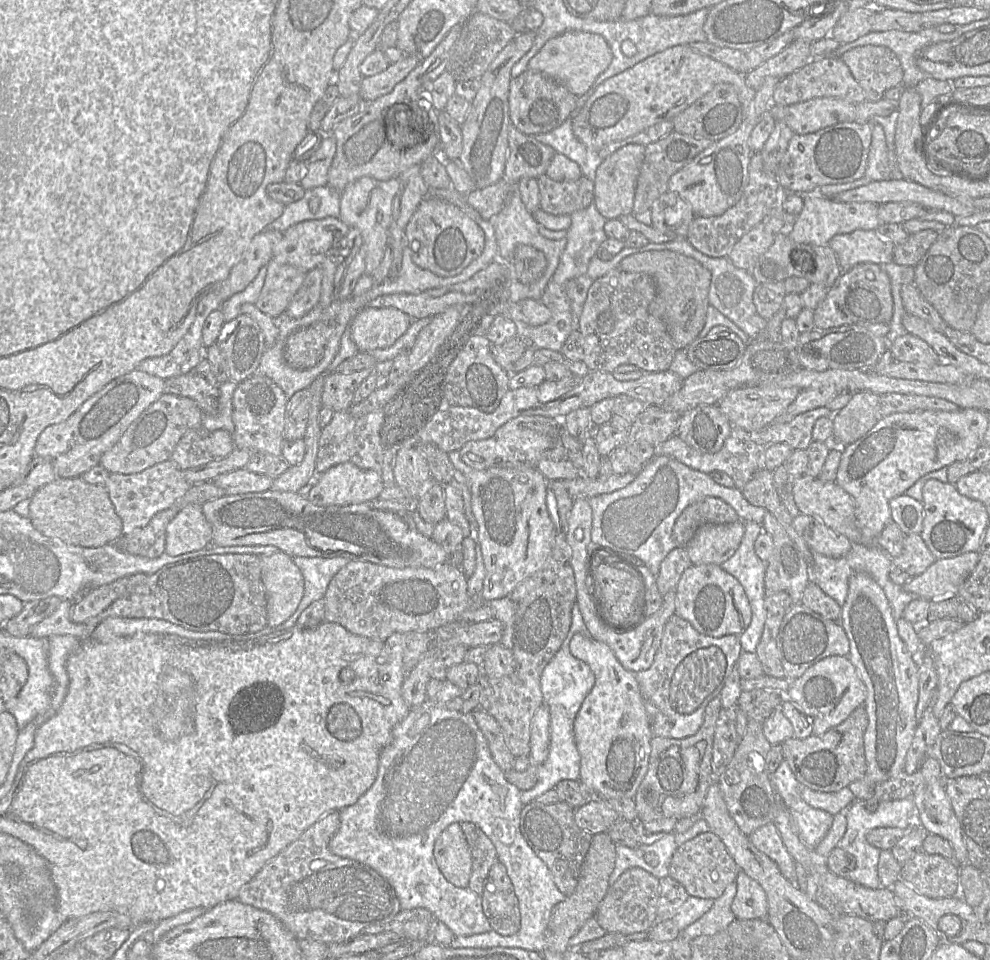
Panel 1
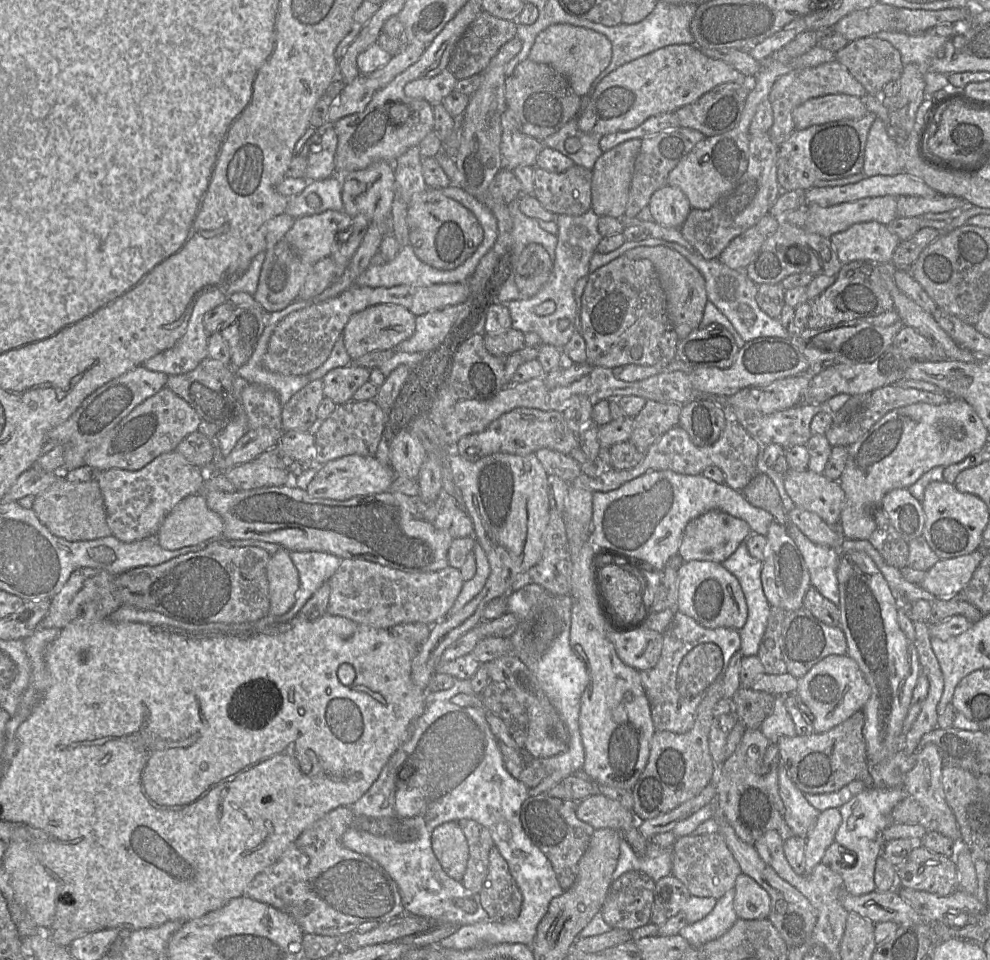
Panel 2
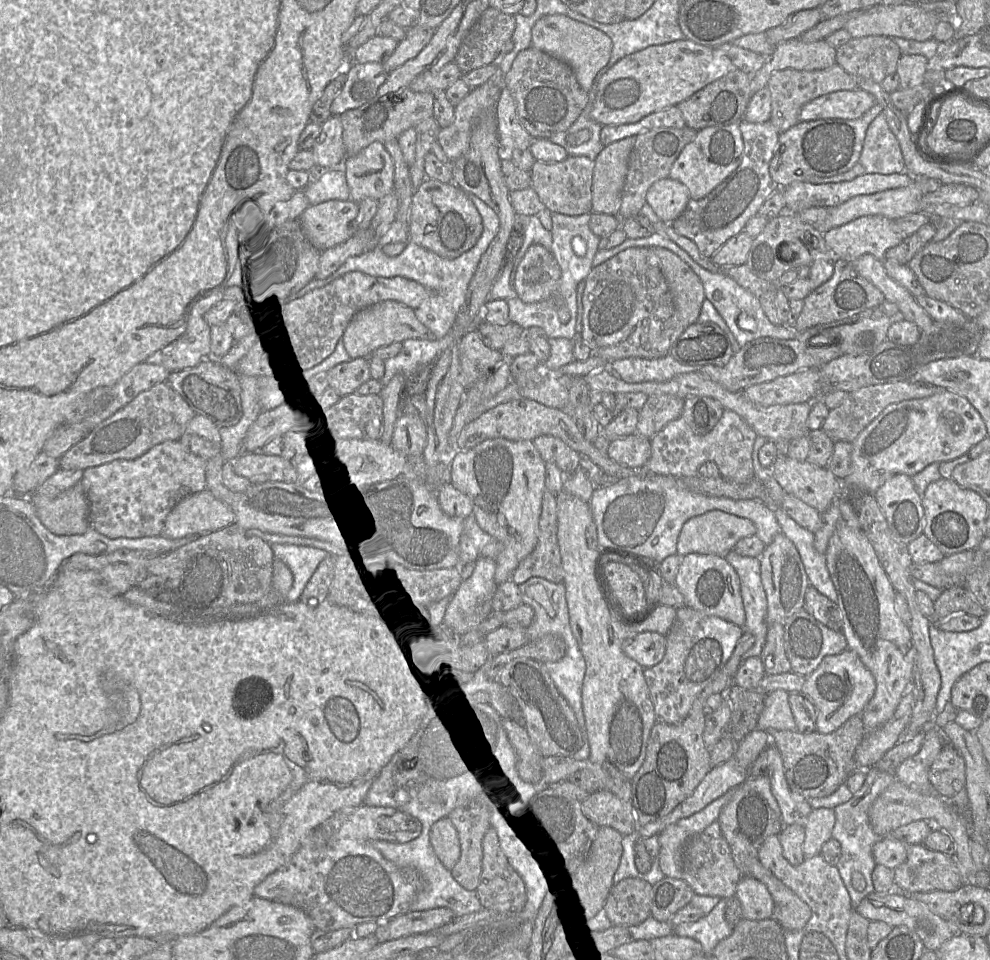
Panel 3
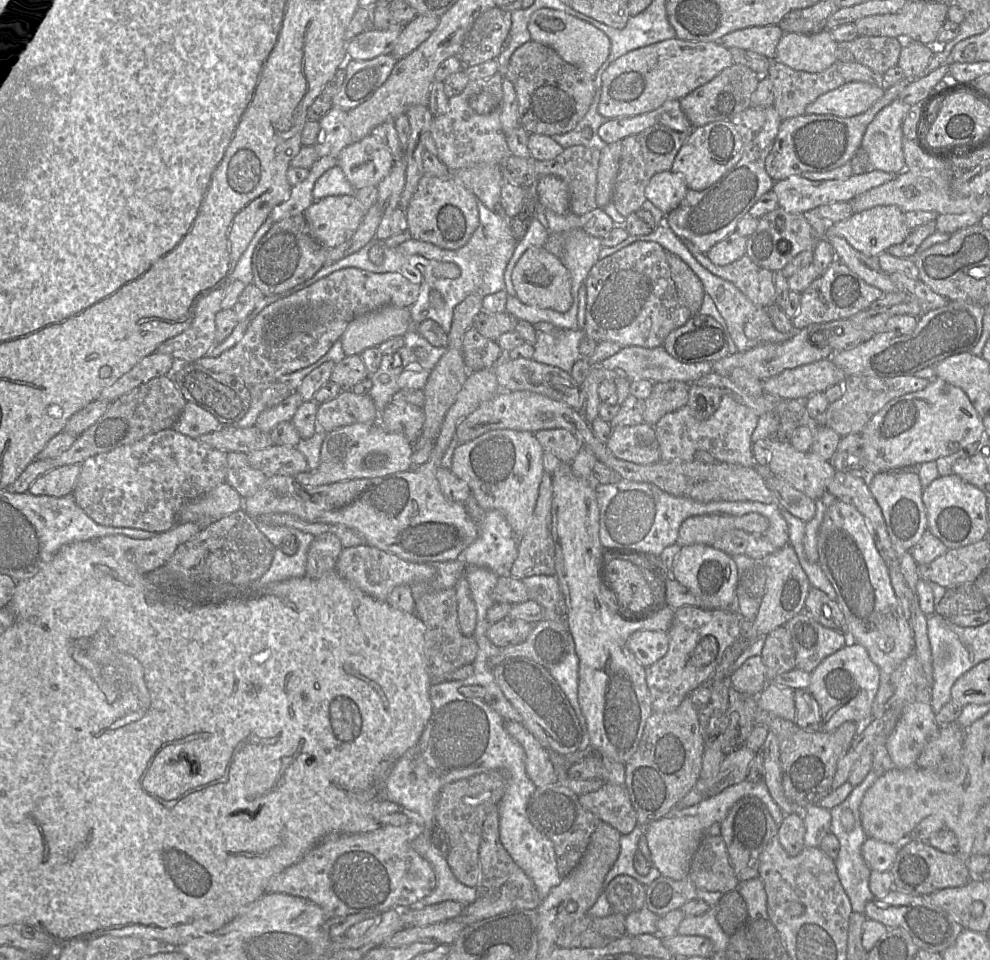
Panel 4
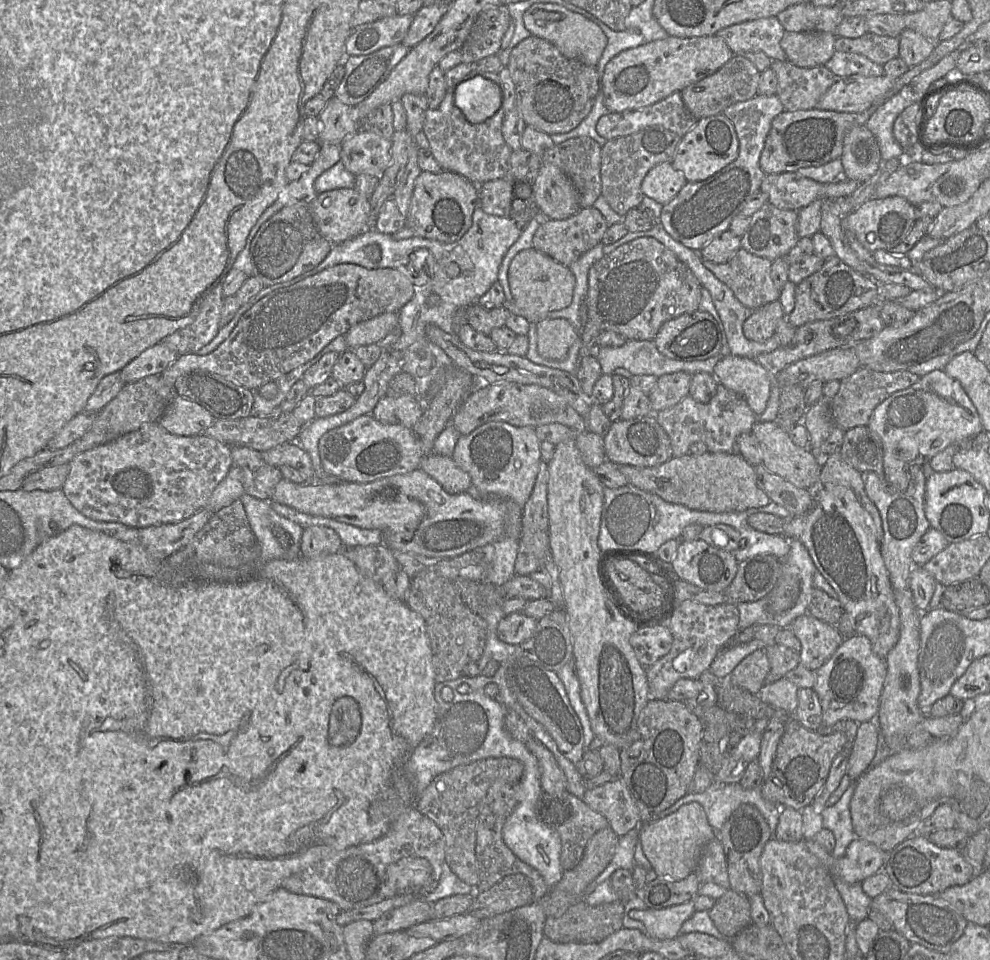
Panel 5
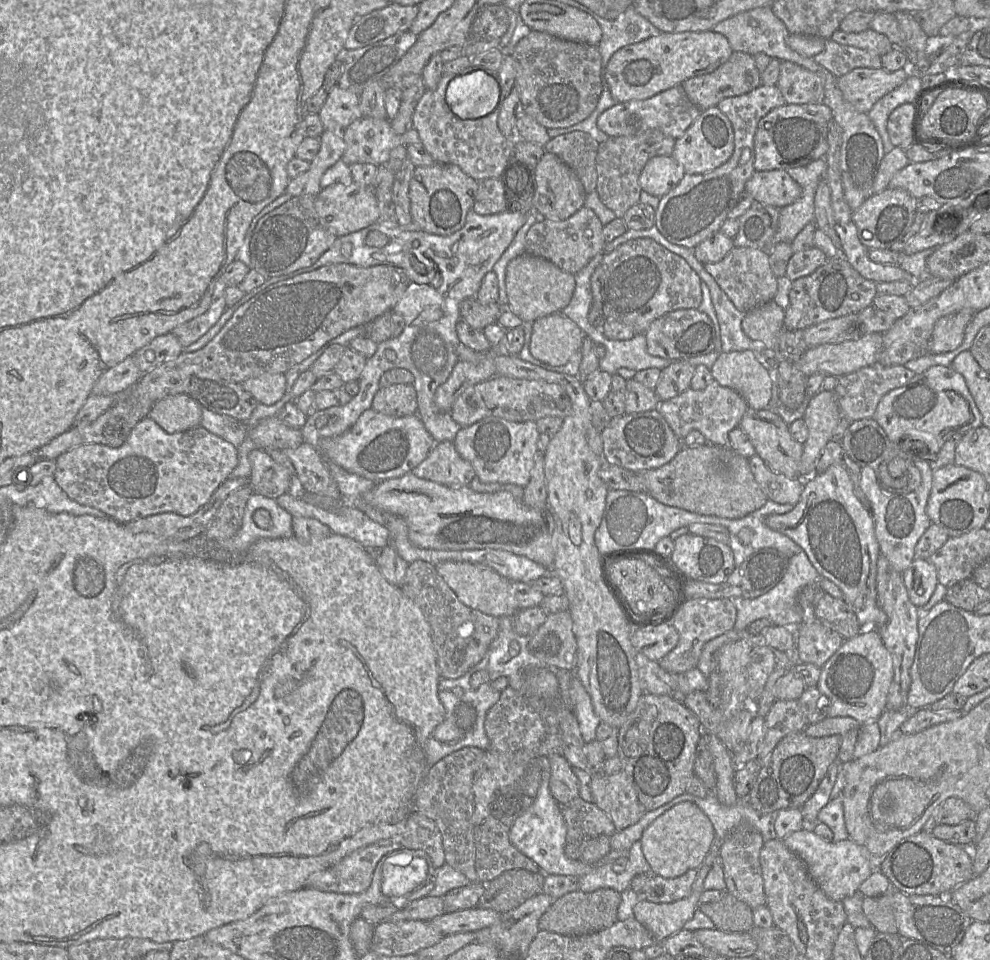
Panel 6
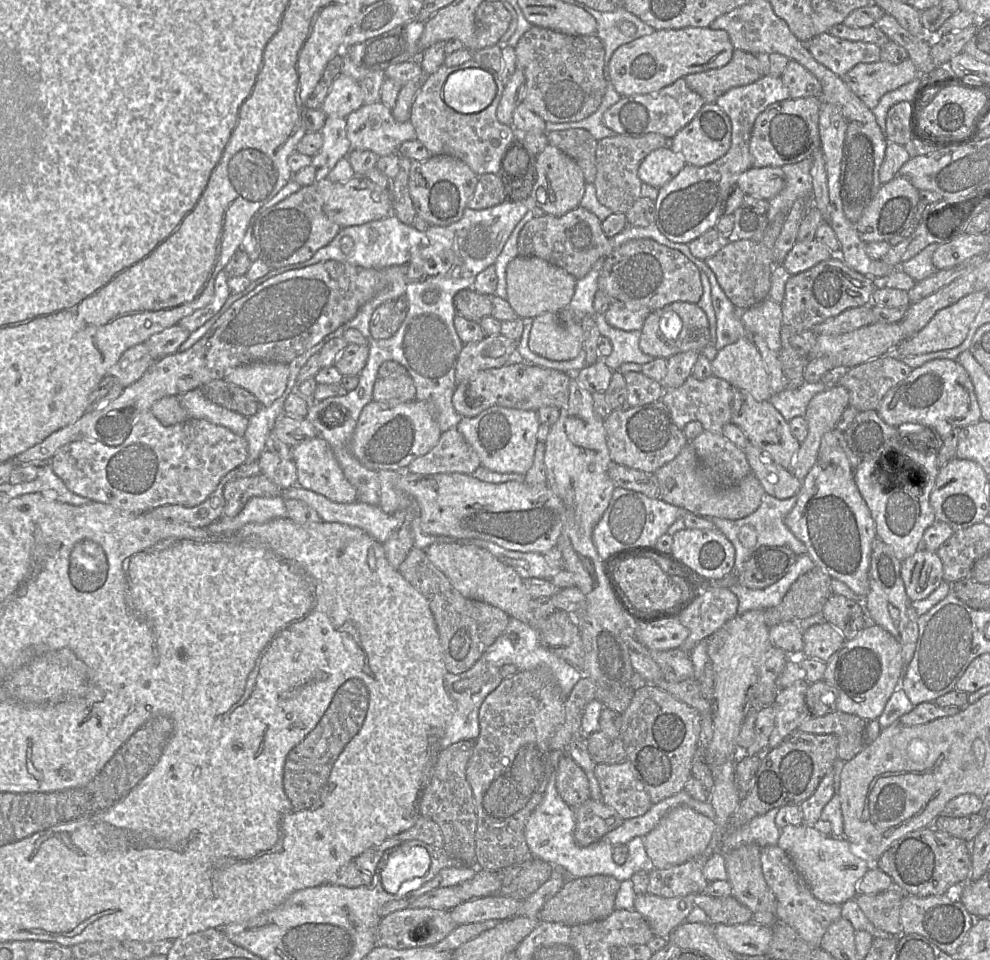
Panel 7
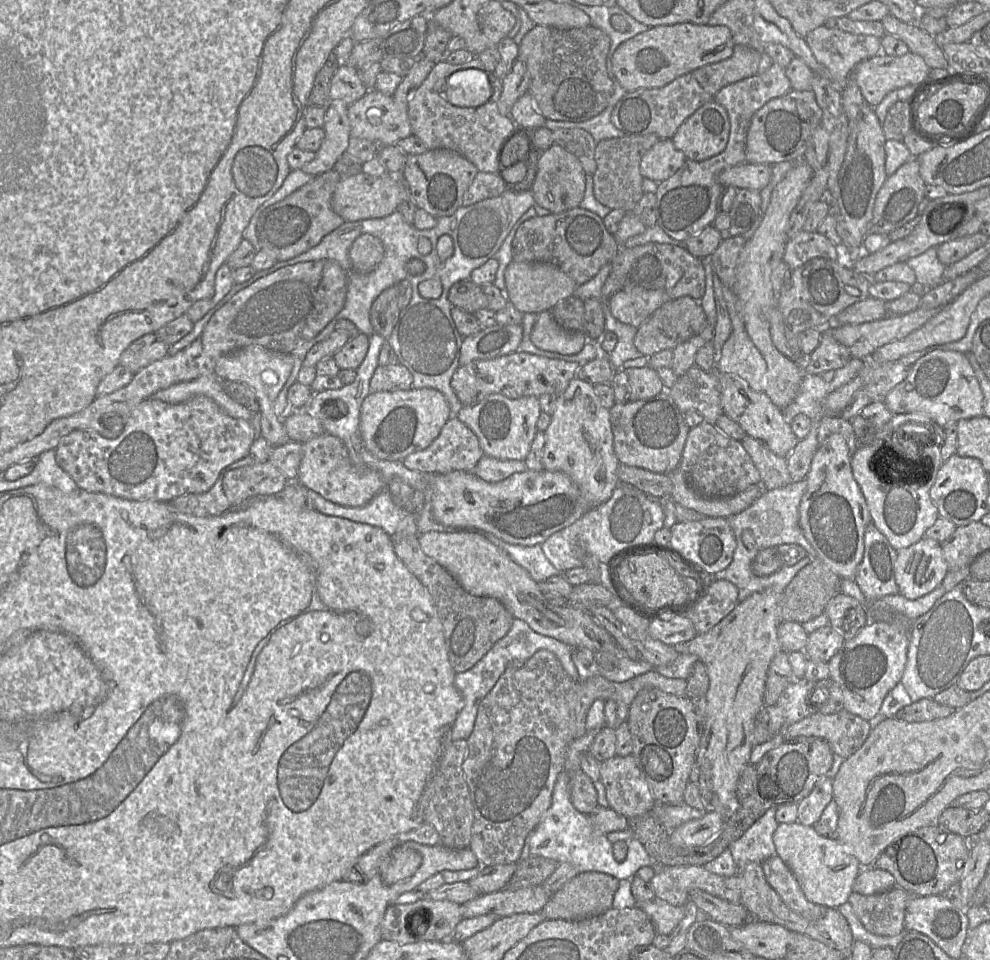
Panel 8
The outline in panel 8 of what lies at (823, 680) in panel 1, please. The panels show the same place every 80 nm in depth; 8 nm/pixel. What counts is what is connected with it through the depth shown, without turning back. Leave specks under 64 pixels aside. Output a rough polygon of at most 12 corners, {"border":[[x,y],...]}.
{"border":[[869,621],[827,662],[843,710],[871,722],[902,680],[909,633]]}

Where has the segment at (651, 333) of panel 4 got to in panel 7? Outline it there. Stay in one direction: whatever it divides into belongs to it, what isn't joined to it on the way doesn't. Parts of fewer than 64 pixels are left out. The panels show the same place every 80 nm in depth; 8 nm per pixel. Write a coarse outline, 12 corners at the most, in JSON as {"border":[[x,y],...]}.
{"border":[[632,239],[605,258],[610,304],[654,312],[698,304],[699,268],[679,250]]}

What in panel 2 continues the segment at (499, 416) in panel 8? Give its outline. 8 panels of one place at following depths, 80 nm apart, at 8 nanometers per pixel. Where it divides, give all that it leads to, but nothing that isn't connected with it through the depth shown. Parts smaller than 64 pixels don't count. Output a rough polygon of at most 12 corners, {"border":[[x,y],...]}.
{"border":[[450,450],[490,575],[434,624],[412,662],[426,690],[442,653],[542,558],[550,504],[535,453]]}

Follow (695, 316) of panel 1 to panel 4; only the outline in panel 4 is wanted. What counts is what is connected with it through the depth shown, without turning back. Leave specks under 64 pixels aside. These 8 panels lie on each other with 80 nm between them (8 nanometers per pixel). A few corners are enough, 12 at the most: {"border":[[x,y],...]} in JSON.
{"border":[[679,256],[667,261],[682,304],[698,314],[705,295],[700,278]]}

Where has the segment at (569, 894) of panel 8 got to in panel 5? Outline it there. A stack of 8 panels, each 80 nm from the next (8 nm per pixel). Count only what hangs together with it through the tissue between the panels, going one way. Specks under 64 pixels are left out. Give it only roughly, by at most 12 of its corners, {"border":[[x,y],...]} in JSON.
{"border":[[620,900],[547,917],[556,943],[601,942],[623,927]]}

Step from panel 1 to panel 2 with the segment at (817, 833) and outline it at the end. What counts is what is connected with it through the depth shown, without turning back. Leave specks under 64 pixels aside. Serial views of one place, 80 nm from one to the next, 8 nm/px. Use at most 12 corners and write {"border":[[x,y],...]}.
{"border":[[778,767],[784,828],[806,838],[821,811]]}

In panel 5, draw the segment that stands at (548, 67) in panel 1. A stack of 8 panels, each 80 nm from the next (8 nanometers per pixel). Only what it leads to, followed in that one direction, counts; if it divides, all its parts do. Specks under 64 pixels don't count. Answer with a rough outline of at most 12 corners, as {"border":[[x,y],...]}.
{"border":[[535,3],[523,20],[565,57],[597,66],[607,37],[558,4]]}

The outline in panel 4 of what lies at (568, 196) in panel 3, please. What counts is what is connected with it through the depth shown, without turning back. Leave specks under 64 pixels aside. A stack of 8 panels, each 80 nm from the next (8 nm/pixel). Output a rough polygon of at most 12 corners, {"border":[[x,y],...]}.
{"border":[[575,145],[536,161],[570,193],[570,212],[597,208],[601,150]]}

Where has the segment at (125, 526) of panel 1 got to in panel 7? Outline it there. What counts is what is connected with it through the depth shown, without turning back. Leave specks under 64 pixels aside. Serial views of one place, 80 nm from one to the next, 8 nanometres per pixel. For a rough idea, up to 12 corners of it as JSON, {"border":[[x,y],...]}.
{"border":[[149,410],[122,444],[74,441],[71,492],[137,514],[201,504],[245,437]]}

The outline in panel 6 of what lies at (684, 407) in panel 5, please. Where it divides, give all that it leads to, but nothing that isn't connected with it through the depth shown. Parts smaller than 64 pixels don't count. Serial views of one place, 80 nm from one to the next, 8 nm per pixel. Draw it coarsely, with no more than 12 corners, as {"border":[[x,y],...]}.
{"border":[[715,379],[658,405],[682,443],[697,430],[707,443],[728,434],[747,408]]}

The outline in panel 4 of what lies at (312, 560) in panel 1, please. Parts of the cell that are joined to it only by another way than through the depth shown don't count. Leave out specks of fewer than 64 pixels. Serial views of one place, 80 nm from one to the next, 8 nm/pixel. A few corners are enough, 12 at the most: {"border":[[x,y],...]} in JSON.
{"border":[[296,528],[291,545],[275,547],[267,584],[306,576],[315,537]]}

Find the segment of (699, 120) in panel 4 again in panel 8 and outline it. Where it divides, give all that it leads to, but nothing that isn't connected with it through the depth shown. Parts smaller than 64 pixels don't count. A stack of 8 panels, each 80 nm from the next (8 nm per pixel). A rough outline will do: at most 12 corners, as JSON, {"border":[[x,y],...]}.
{"border":[[735,44],[733,54],[692,72],[714,96],[758,74],[763,50]]}

